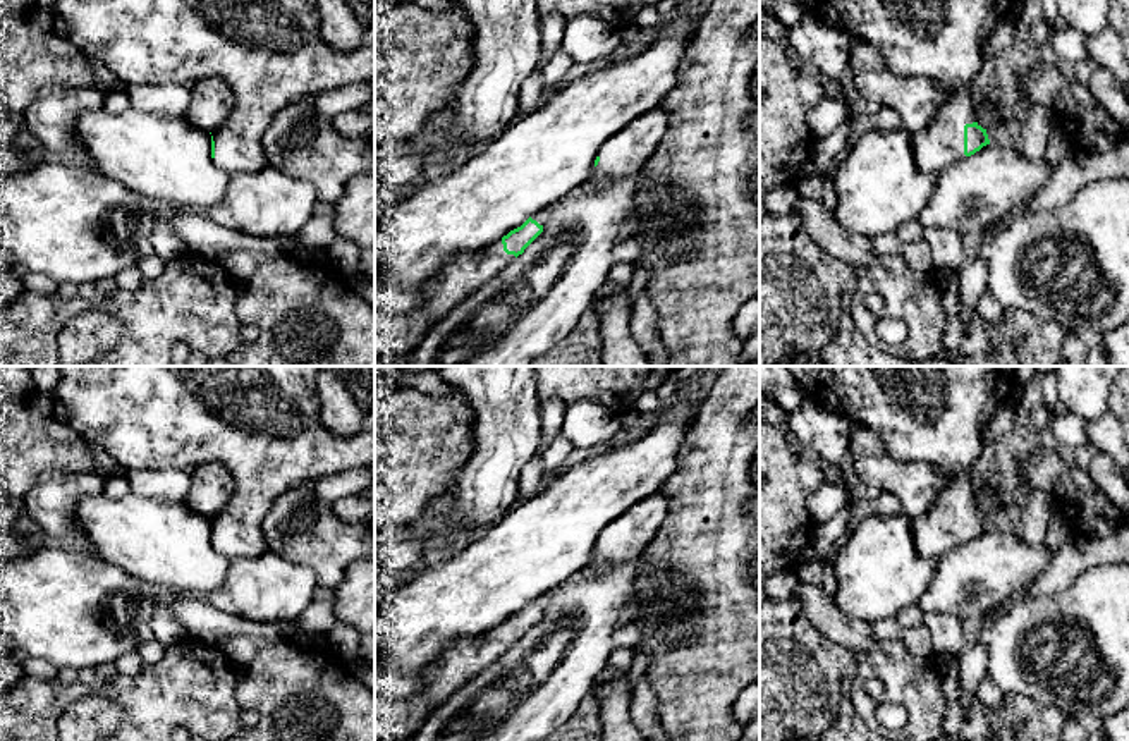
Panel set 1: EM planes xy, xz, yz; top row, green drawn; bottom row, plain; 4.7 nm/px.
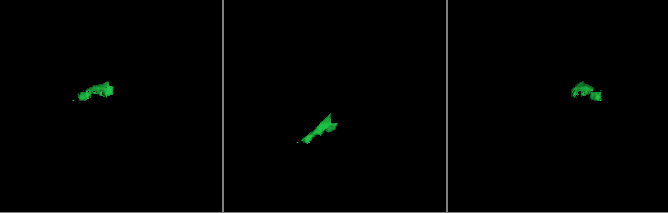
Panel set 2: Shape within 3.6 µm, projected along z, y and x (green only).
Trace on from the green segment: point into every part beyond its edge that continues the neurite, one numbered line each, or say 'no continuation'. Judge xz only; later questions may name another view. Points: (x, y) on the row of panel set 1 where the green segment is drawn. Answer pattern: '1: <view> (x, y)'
1: xz (396, 336)

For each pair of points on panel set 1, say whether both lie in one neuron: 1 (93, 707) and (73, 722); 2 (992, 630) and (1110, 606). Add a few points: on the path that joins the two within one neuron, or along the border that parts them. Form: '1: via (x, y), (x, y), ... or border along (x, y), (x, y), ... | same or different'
1: via (88, 712), (78, 722) | same
2: via (1021, 630), (1045, 624), (1062, 614), (1081, 614) | same

